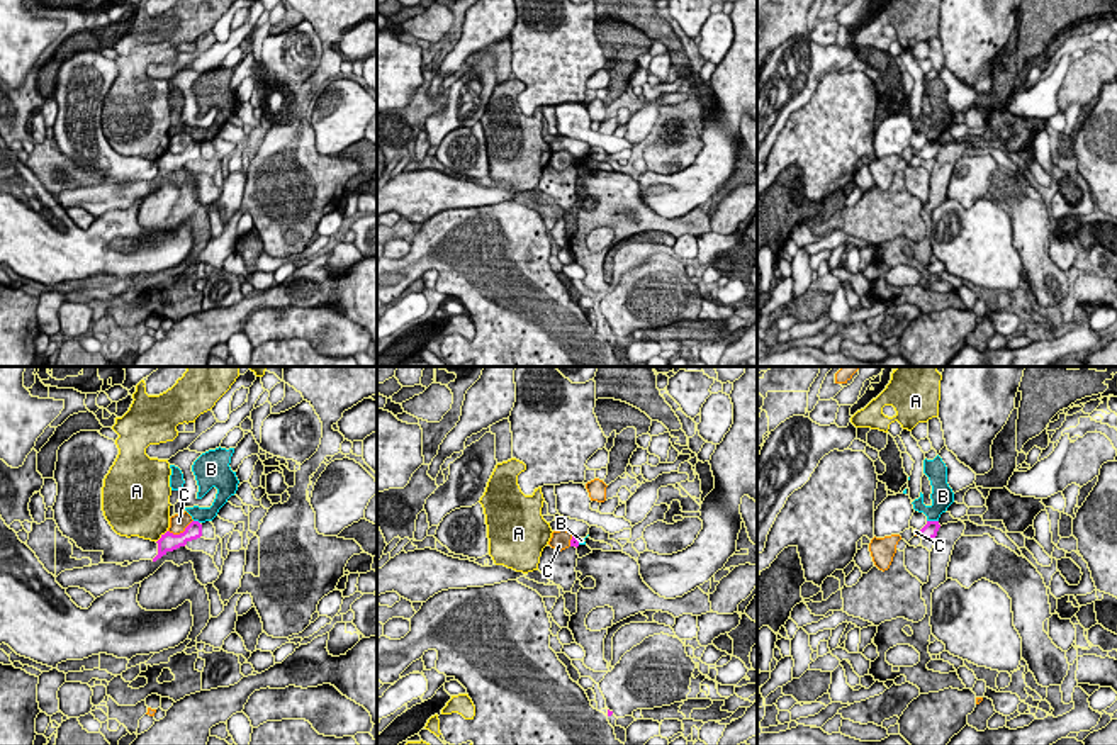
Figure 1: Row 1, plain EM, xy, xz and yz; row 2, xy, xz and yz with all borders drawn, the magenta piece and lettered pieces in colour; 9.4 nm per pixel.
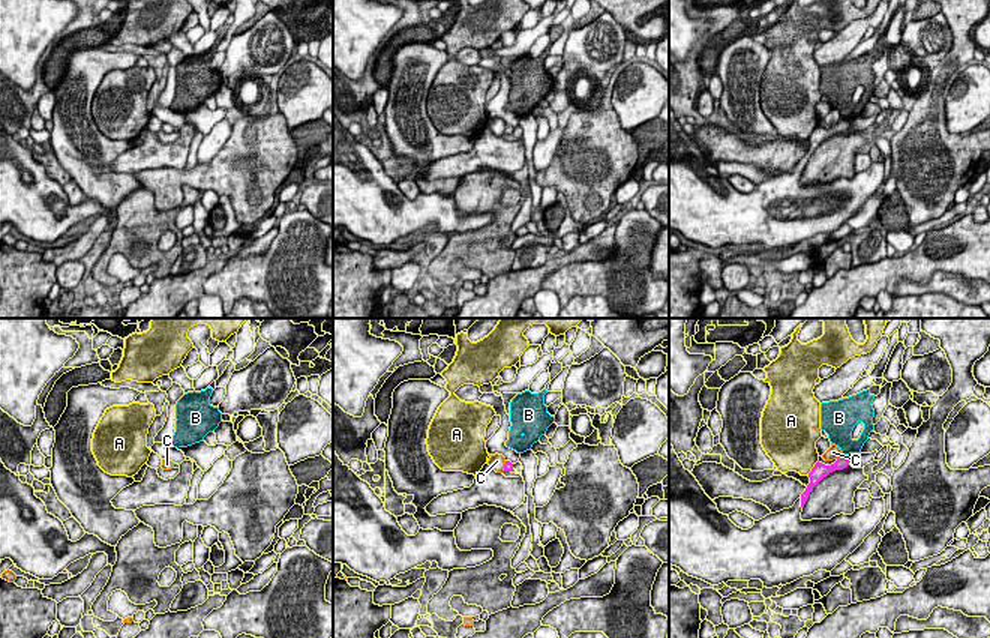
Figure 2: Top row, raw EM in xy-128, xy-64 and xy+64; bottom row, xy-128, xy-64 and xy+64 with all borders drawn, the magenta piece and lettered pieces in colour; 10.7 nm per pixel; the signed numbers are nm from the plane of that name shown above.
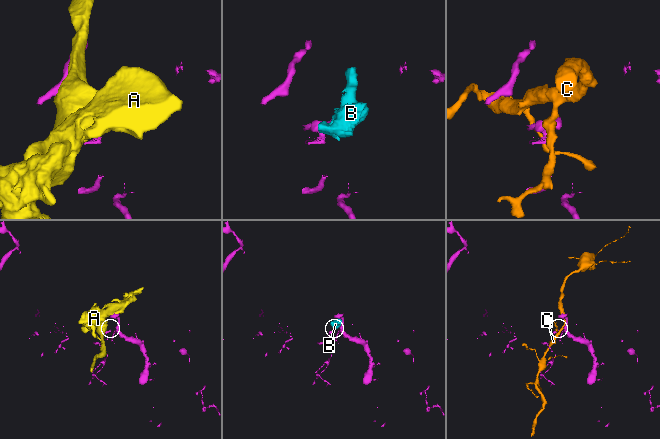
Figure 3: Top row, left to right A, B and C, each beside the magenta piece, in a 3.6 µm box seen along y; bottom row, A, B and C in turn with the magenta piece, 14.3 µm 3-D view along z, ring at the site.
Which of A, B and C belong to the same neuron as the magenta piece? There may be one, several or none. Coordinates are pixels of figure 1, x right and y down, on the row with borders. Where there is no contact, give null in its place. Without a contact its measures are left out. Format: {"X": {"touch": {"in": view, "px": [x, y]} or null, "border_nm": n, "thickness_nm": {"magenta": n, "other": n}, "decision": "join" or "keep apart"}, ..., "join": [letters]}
{"A": {"touch": {"in": "xy", "px": [162, 537]}, "border_nm": 160, "thickness_nm": {"magenta": 190, "other": 420}, "decision": "keep apart"}, "B": {"touch": {"in": "yz", "px": [932, 521]}, "border_nm": 110, "thickness_nm": {"magenta": 140, "other": 200}, "decision": "keep apart"}, "C": {"touch": {"in": "xy", "px": [180, 533]}, "border_nm": 260, "thickness_nm": {"magenta": 190, "other": 160}, "decision": "keep apart"}, "join": []}

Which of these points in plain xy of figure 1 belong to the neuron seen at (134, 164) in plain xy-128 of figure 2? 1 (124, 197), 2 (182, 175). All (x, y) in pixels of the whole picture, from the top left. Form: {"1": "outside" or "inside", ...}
{"1": "inside", "2": "inside"}

